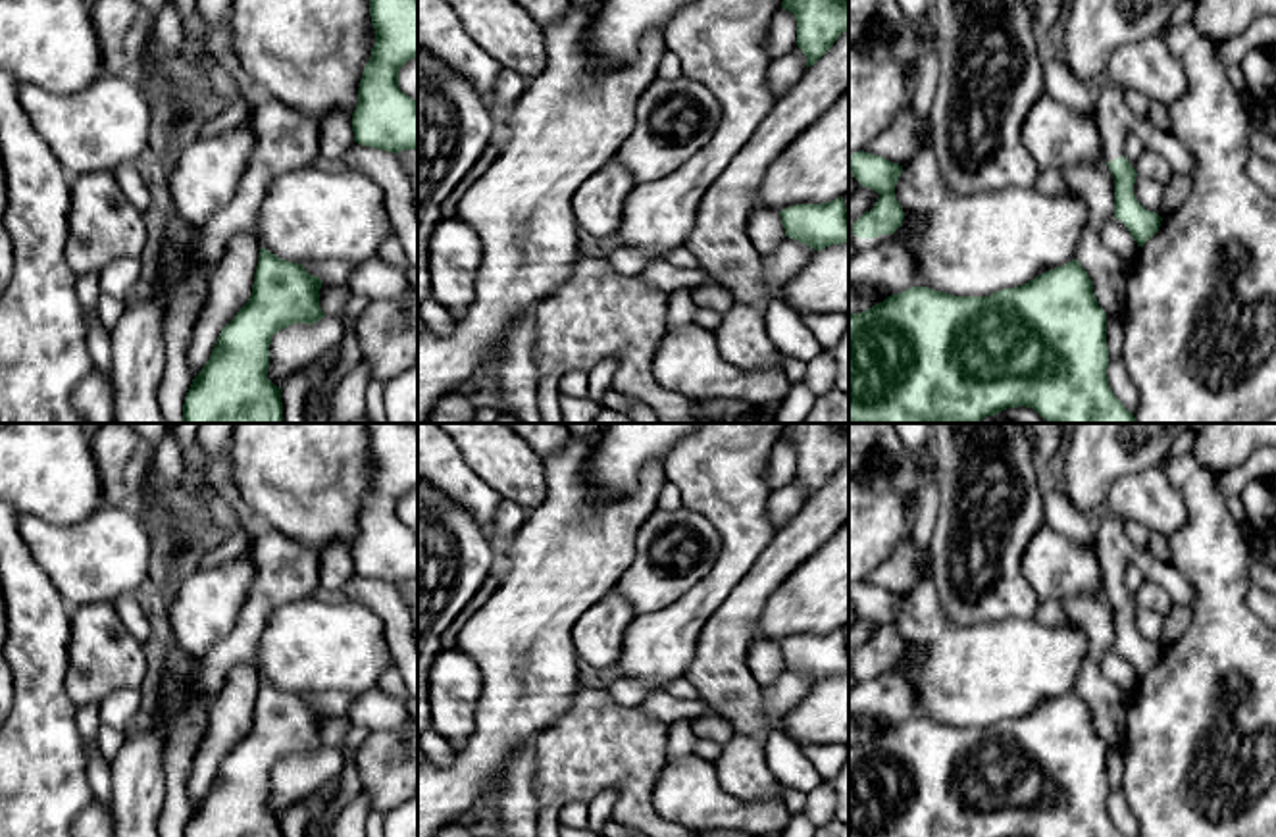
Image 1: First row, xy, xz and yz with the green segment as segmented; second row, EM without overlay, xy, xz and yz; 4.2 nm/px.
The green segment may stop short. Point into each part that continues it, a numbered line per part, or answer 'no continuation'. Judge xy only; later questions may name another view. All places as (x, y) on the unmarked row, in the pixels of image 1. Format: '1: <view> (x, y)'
no continuation

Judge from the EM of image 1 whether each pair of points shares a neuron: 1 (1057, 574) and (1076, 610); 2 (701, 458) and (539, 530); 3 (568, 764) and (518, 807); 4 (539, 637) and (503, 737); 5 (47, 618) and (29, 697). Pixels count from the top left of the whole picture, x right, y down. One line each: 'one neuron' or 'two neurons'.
1: two neurons
2: two neurons
3: two neurons
4: one neuron
5: one neuron

